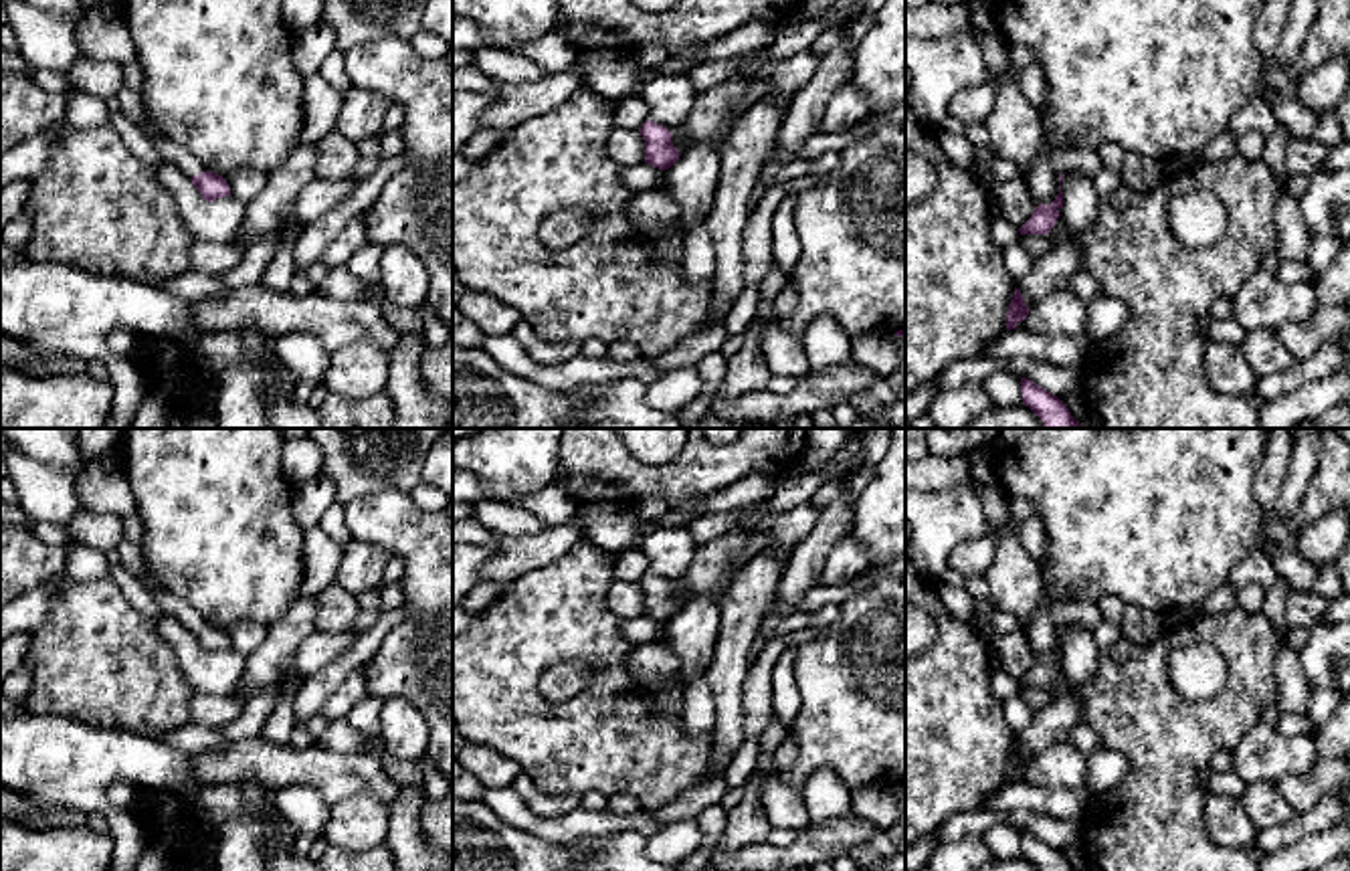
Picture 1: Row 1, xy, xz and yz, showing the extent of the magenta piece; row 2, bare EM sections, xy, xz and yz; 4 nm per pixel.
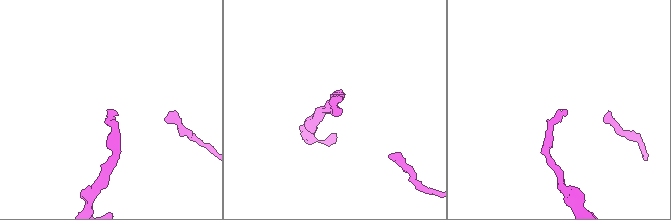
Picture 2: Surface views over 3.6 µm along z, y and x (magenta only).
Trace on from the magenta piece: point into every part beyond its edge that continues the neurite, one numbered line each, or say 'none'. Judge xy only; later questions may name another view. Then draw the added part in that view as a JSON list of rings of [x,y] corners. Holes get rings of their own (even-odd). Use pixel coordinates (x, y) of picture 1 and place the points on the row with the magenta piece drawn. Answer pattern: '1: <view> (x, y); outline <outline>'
1: xy (104, 79); outline [[[79,55],[71,69],[65,73],[71,85],[79,91],[95,95],[103,101],[115,97],[133,123],[141,125],[160,152],[164,162],[174,164],[184,176],[192,178],[206,172],[204,164],[192,156],[184,146],[172,141],[150,117],[141,93],[129,89],[123,83],[123,71],[119,63],[95,61]]]

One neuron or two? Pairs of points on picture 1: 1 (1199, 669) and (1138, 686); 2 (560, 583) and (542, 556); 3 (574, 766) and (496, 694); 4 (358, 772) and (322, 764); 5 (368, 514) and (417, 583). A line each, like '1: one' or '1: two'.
1: two
2: two
3: one
4: one
5: one

